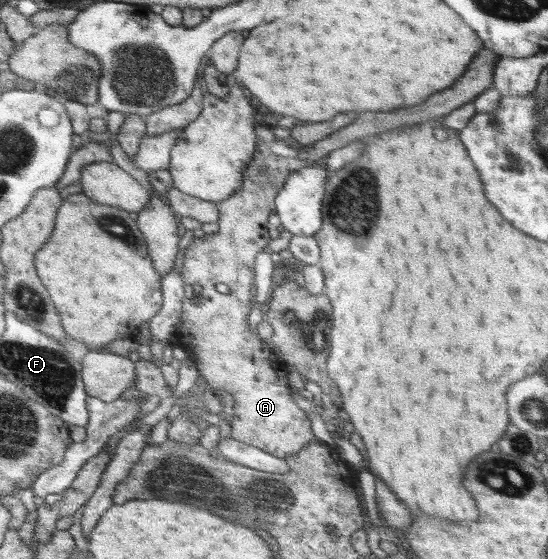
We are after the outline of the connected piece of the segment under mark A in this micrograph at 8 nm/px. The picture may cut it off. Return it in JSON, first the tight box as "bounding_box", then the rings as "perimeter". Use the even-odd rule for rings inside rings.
{"bounding_box":[177,50,500,459],"perimeter":[[[482,50],[475,56],[475,60],[467,67],[467,72],[463,74],[454,85],[450,85],[448,90],[442,90],[440,94],[432,94],[428,102],[416,104],[416,106],[402,106],[394,108],[388,112],[362,112],[356,122],[348,124],[345,128],[328,135],[322,140],[303,145],[291,136],[282,135],[276,137],[266,124],[256,124],[256,150],[252,160],[247,162],[243,168],[243,184],[239,186],[236,192],[232,193],[227,199],[216,203],[219,210],[218,232],[204,235],[201,238],[195,238],[184,251],[182,270],[180,274],[186,283],[186,298],[183,300],[181,317],[177,327],[177,336],[181,337],[181,347],[187,348],[189,354],[196,365],[197,371],[204,377],[207,386],[214,388],[221,394],[231,394],[236,400],[234,404],[234,418],[232,420],[233,432],[231,437],[234,440],[244,444],[255,446],[260,450],[268,452],[283,459],[288,455],[298,453],[304,446],[318,441],[314,438],[310,430],[310,422],[306,418],[306,413],[298,408],[298,405],[292,402],[290,398],[290,388],[288,388],[287,365],[274,356],[274,352],[268,348],[266,340],[260,337],[254,337],[248,330],[246,318],[250,314],[250,298],[252,298],[252,276],[254,276],[254,260],[260,254],[264,253],[264,246],[268,246],[268,216],[274,210],[274,198],[277,197],[280,190],[283,189],[285,182],[293,172],[301,168],[313,166],[317,160],[324,158],[333,150],[343,148],[346,144],[351,144],[358,139],[362,140],[364,136],[370,134],[382,134],[386,130],[394,130],[400,126],[408,124],[418,124],[426,121],[432,121],[434,118],[443,118],[449,112],[464,106],[466,103],[474,102],[479,94],[482,94],[489,88],[494,81],[494,70],[496,62],[500,60],[500,55],[490,53],[488,50]],[[222,282],[228,285],[230,293],[228,295],[216,291],[216,284]]]}

